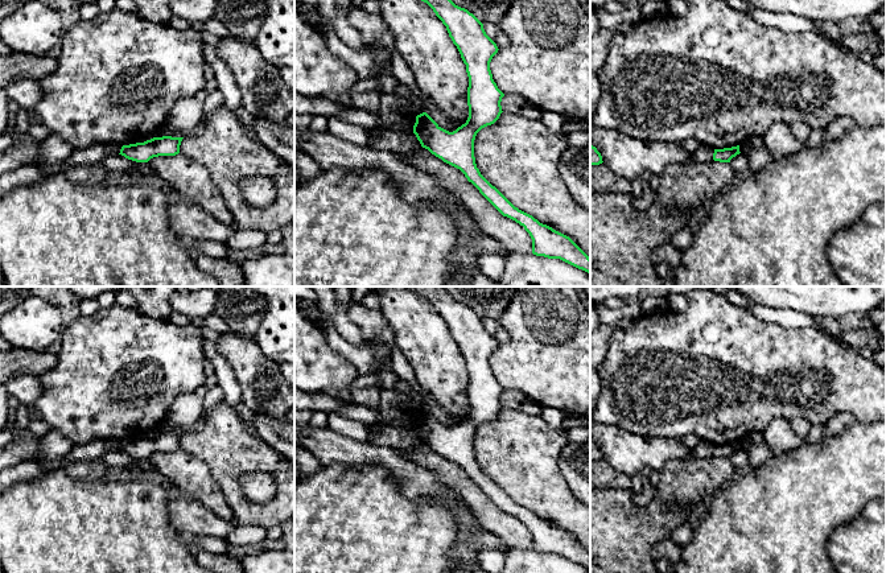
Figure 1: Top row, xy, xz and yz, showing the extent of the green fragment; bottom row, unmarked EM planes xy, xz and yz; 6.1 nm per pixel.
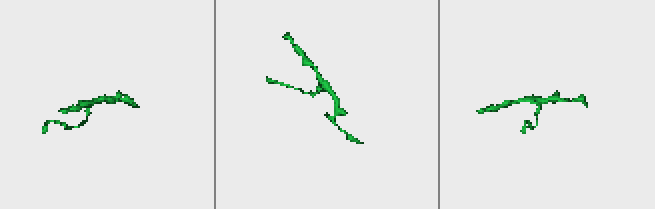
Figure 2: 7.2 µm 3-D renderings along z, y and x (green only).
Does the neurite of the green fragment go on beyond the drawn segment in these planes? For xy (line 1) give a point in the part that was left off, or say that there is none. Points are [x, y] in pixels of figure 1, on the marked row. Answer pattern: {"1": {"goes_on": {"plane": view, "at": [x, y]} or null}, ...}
{"1": {"goes_on": null}}

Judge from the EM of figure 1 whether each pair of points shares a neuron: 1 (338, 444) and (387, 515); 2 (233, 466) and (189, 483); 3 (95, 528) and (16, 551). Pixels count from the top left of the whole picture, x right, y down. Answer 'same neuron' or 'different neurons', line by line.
1: different neurons
2: different neurons
3: same neuron

